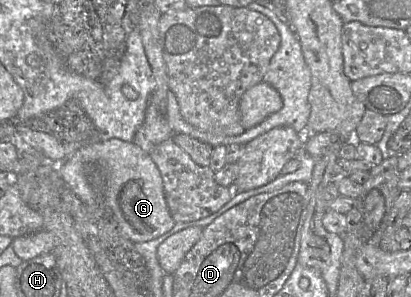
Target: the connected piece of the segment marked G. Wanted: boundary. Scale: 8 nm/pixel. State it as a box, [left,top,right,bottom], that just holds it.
[57,139,176,243]

